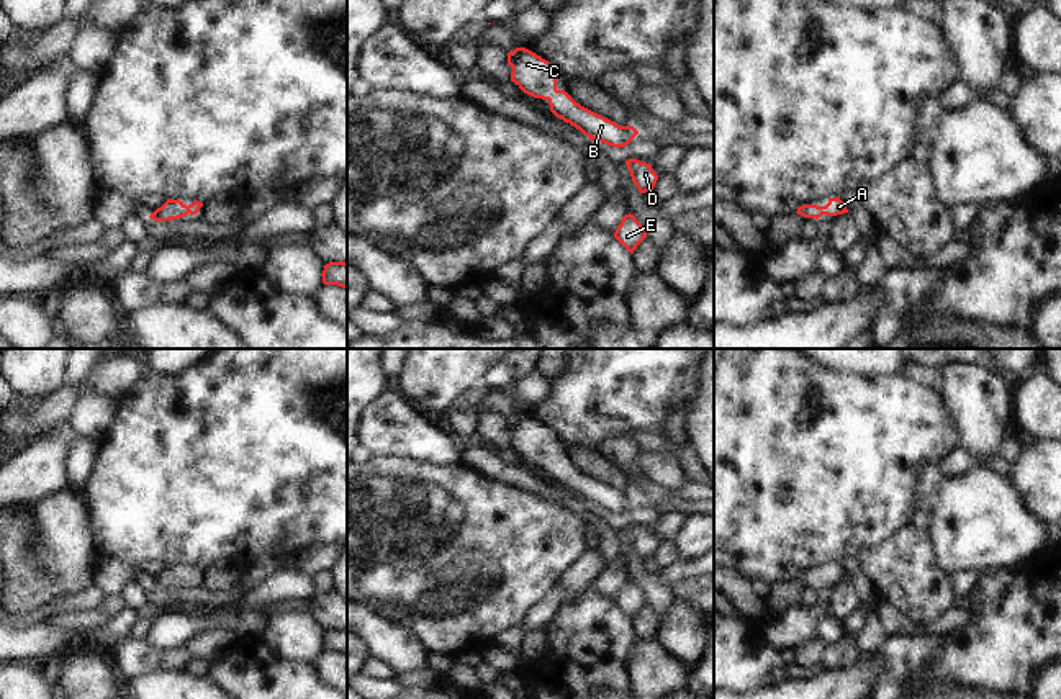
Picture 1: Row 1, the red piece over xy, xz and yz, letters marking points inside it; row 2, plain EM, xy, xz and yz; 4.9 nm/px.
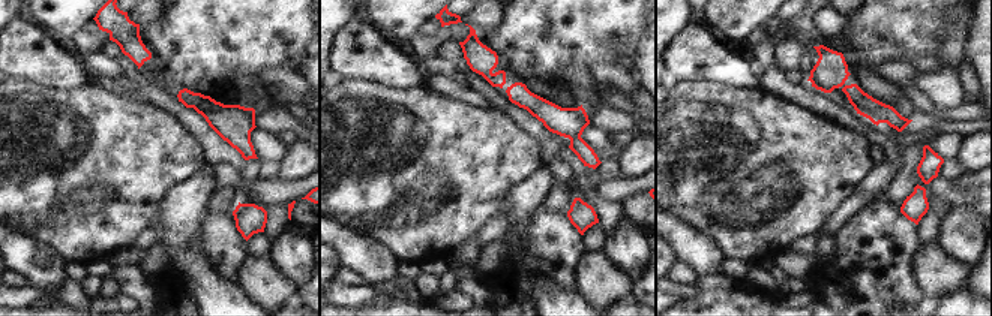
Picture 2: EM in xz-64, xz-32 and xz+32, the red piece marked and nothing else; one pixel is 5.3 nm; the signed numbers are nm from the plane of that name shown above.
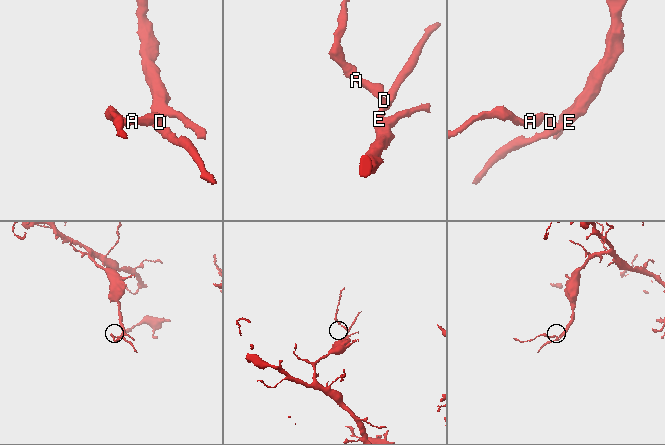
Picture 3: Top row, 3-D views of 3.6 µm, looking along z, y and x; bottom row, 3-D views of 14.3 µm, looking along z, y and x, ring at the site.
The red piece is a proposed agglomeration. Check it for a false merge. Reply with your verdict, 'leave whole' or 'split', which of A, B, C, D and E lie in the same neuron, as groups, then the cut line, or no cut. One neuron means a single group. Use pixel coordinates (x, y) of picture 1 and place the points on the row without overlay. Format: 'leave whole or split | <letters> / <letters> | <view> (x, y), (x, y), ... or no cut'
leave whole | A B C D E | no cut

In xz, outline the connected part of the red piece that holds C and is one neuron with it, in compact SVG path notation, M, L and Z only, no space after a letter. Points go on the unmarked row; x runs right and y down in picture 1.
M526 414L508 419L508 432L512 434L511 449L524 460L547 467L550 478L580 496L591 507L612 514L627 512L639 498L634 493L619 493L614 488L581 473L565 457L557 455L557 435L549 427Z

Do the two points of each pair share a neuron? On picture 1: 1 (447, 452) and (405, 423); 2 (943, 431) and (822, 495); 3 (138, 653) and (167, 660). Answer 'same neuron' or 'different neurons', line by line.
1: same neuron
2: same neuron
3: same neuron

